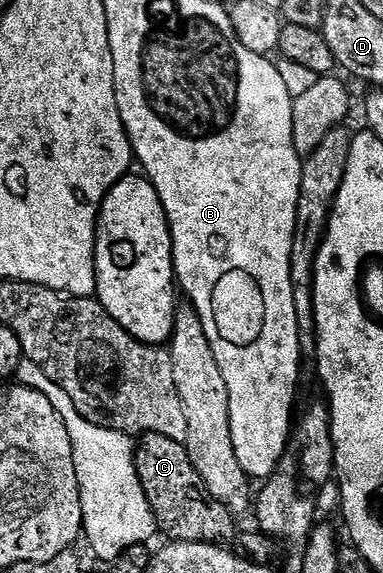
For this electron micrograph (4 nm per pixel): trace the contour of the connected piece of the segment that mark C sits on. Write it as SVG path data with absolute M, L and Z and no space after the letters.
M143 434L136 446L134 463L138 469L140 484L144 488L144 496L148 496L148 504L154 513L157 529L161 533L163 530L167 539L222 544L225 543L225 538L235 537L235 515L202 489L200 476L194 471L194 465L183 443L168 436Z

